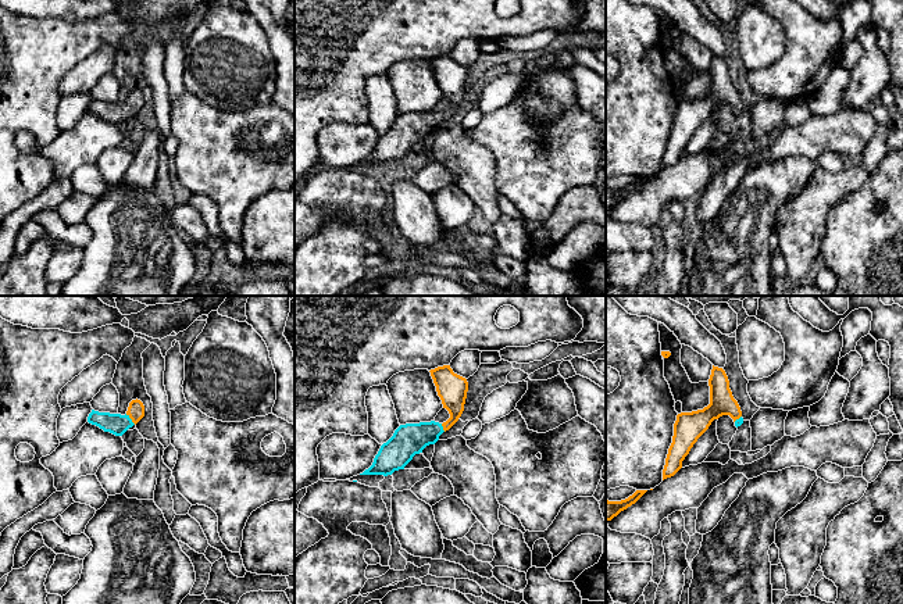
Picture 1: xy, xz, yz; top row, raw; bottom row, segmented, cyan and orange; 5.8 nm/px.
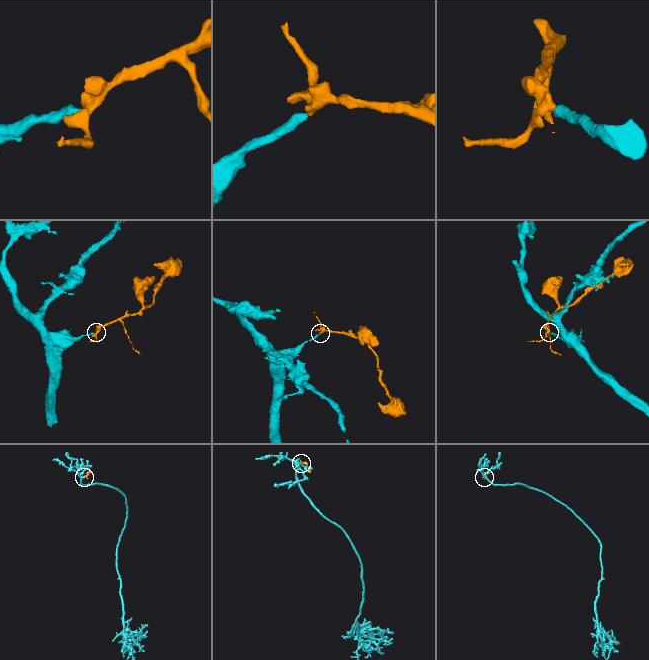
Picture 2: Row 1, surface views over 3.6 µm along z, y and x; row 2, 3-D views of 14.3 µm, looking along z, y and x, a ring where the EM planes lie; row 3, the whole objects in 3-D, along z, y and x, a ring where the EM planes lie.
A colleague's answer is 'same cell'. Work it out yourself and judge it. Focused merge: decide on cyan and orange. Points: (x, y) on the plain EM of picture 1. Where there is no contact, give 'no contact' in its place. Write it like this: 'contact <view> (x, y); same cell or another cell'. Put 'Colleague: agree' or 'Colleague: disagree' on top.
Colleague: agree
contact xy (131, 108); same cell

